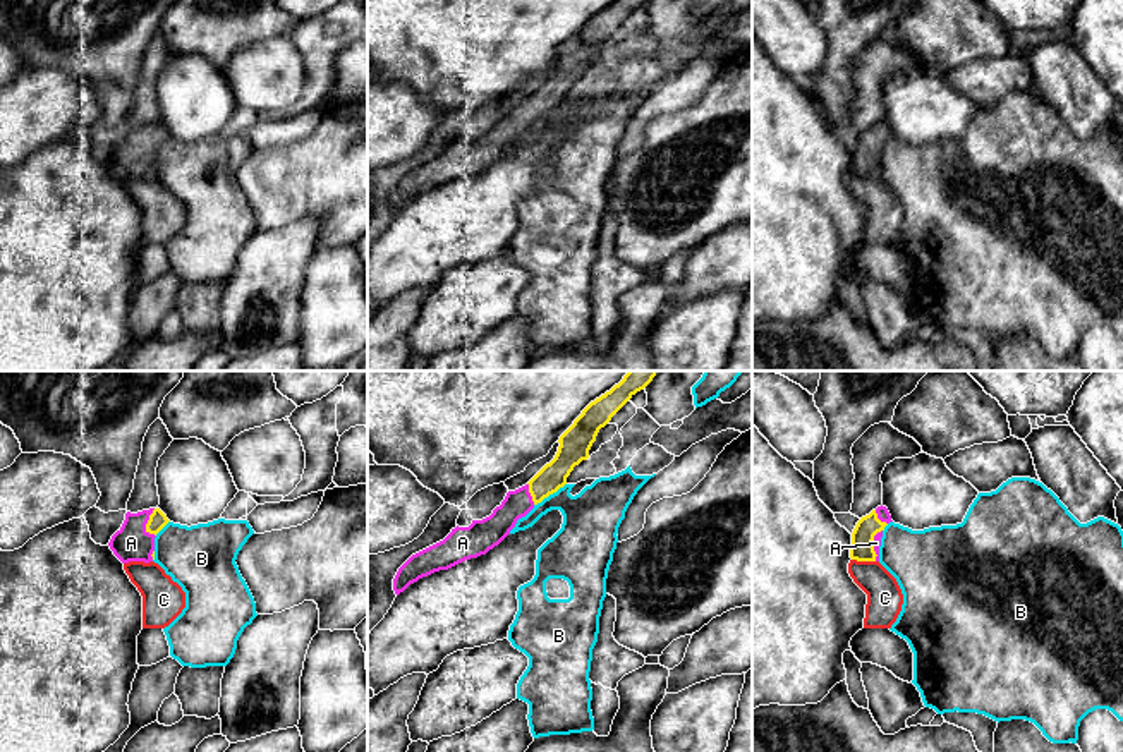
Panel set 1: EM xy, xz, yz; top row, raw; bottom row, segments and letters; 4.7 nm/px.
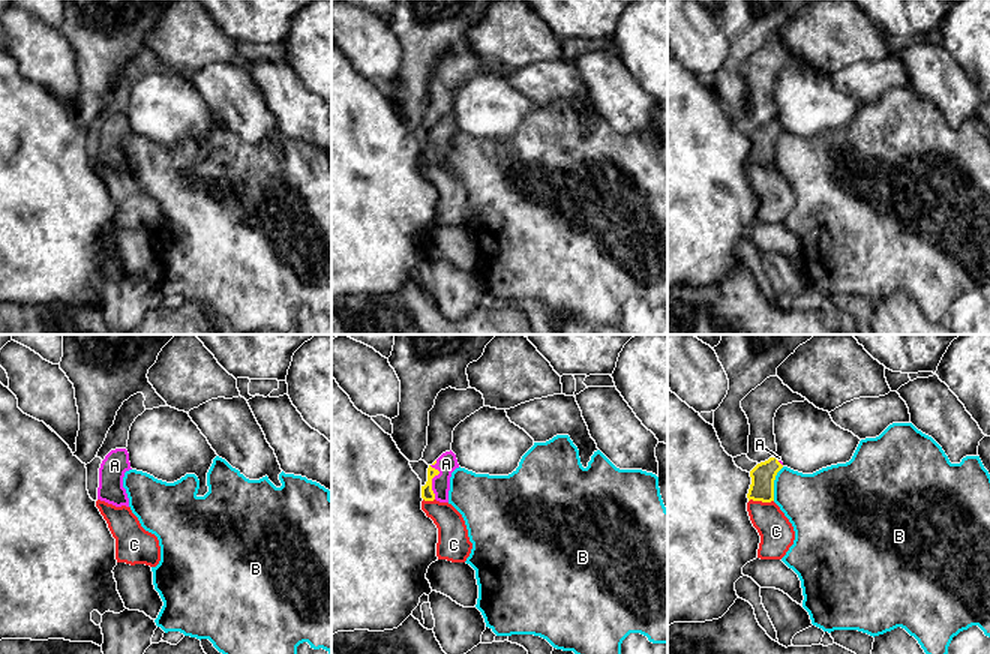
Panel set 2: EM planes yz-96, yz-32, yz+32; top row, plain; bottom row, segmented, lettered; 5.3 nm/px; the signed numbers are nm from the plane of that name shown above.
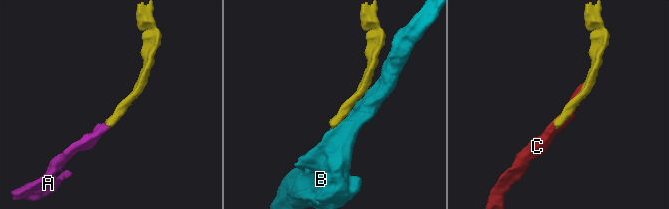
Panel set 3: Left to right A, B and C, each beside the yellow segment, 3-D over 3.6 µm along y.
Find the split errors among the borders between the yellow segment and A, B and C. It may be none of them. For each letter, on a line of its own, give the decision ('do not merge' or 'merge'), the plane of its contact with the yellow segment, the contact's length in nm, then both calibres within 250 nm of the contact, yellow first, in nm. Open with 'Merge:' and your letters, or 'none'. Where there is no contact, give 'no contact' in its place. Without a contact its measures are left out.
Merge: A
A: merge; meets yellow in xy; contact 140 nm long; 80 nm thick on the yellow side, 170 nm on the other
B: do not merge; meets yellow in xz; contact 190 nm long; 140 nm thick on the yellow side, 260 nm on the other
C: do not merge; meets yellow in yz; contact 110 nm long; 110 nm thick on the yellow side, 170 nm on the other

